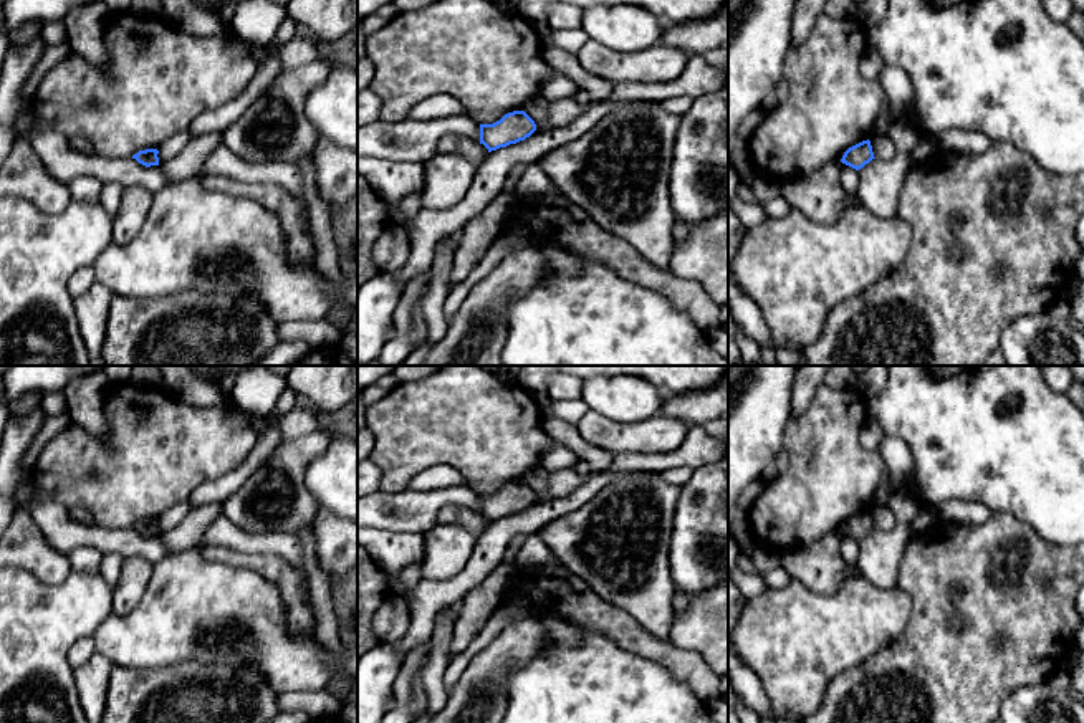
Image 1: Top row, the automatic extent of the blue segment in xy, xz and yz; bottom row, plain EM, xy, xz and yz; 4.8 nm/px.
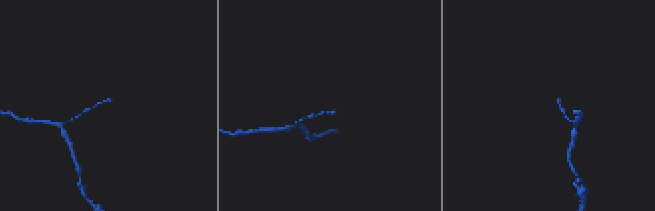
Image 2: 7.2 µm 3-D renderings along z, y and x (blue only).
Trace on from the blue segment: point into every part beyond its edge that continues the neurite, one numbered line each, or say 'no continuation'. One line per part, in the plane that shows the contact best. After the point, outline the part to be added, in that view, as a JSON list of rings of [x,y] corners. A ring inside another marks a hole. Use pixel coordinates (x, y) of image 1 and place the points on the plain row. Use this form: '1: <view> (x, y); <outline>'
no continuation

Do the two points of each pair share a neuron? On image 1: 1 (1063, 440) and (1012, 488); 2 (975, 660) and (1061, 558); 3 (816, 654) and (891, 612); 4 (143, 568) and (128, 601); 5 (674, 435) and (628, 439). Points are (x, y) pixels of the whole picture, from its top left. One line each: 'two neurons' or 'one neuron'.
1: one neuron
2: one neuron
3: one neuron
4: one neuron
5: one neuron

